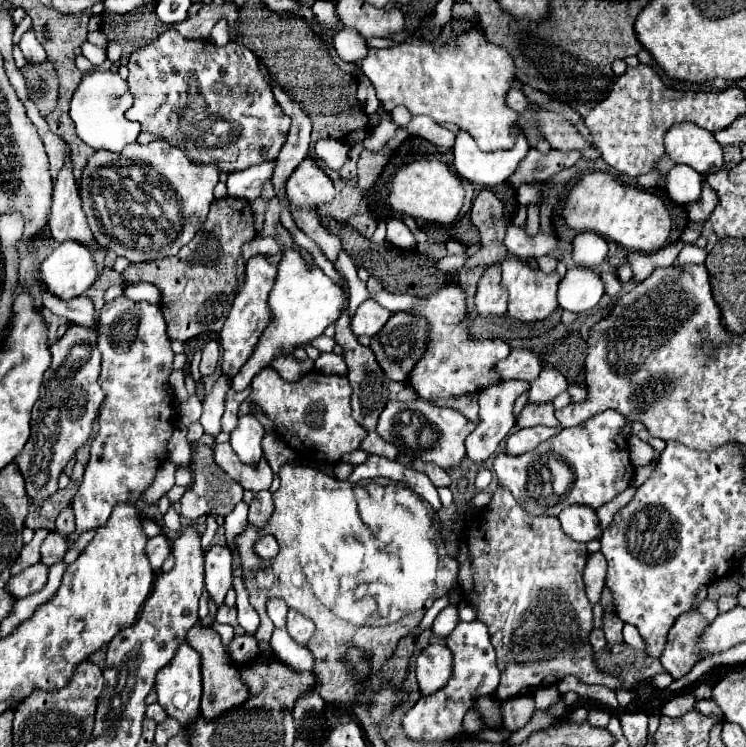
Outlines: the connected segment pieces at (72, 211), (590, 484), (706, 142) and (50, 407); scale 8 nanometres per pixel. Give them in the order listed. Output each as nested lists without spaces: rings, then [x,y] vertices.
[[[68,158],[64,162],[64,170],[58,174],[58,180],[54,186],[54,202],[52,202],[48,226],[50,226],[52,238],[58,244],[66,242],[66,240],[76,240],[76,242],[86,242],[86,246],[92,246],[92,248],[98,246],[92,238],[86,216],[82,212],[78,186],[74,182]]]
[[[604,410],[580,426],[560,430],[536,450],[518,458],[498,454],[494,458],[498,486],[510,490],[522,508],[526,508],[526,500],[532,494],[532,500],[538,500],[540,516],[556,516],[570,504],[600,508],[624,492],[634,476],[634,466],[626,452],[626,438],[620,434],[626,424],[628,420],[620,412]]]
[[[676,124],[670,130],[666,130],[664,134],[664,148],[666,148],[666,156],[670,160],[674,160],[676,164],[688,164],[692,166],[696,172],[700,174],[708,174],[714,170],[720,170],[724,164],[722,158],[722,146],[714,140],[714,134],[696,126],[696,124]]]
[[[70,324],[66,334],[52,344],[50,352],[52,366],[44,374],[40,398],[32,410],[32,434],[24,450],[14,458],[32,500],[44,500],[58,490],[58,476],[76,450],[88,442],[98,418],[98,406],[104,400],[104,392],[98,384],[102,356],[98,352],[94,330],[82,324]]]

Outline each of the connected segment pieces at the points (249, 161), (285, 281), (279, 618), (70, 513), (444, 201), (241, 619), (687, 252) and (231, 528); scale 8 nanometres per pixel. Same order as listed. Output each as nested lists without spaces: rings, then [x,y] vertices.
[[[168,30],[168,32],[162,32],[154,42],[138,48],[136,52],[132,52],[130,60],[128,60],[128,92],[134,96],[134,104],[132,108],[126,112],[126,118],[130,120],[138,120],[142,124],[142,132],[152,132],[160,138],[164,138],[166,142],[170,142],[172,146],[178,146],[186,152],[186,156],[194,162],[204,162],[204,164],[216,164],[222,172],[236,172],[236,170],[246,170],[258,162],[264,162],[264,160],[274,160],[280,152],[280,148],[284,146],[286,142],[286,134],[288,134],[288,128],[290,128],[290,118],[282,114],[282,108],[280,104],[276,102],[274,94],[272,94],[272,88],[270,88],[270,82],[262,76],[262,70],[260,70],[260,62],[258,58],[242,44],[238,42],[228,42],[226,46],[216,46],[212,40],[188,40],[188,38],[182,38],[178,34],[174,34],[174,30]]]
[[[276,224],[276,232],[282,242],[282,258],[278,262],[274,290],[270,292],[270,298],[268,298],[272,318],[270,318],[270,324],[266,326],[262,338],[258,340],[250,360],[232,378],[234,392],[242,392],[242,390],[250,388],[252,378],[260,370],[270,366],[278,356],[290,356],[300,346],[300,342],[304,342],[304,340],[310,342],[312,338],[318,338],[330,322],[338,320],[338,314],[344,308],[342,288],[330,276],[326,276],[320,266],[306,262],[306,258],[300,254],[300,248],[298,248],[294,236],[282,224]]]
[[[270,598],[266,608],[268,608],[268,616],[274,622],[274,626],[284,628],[286,626],[286,612],[288,612],[286,602],[282,598]]]
[[[68,506],[60,512],[58,520],[56,520],[56,530],[64,536],[70,536],[76,532],[76,522],[74,522],[74,510]]]
[[[418,160],[396,172],[388,202],[390,208],[400,212],[402,216],[410,216],[422,222],[452,224],[462,208],[462,200],[464,200],[462,180],[446,164],[438,160]]]
[[[234,556],[234,562],[232,562],[232,568],[234,568],[234,590],[238,594],[238,624],[248,632],[248,634],[254,634],[258,624],[260,624],[260,618],[258,618],[258,612],[250,606],[248,602],[248,594],[246,594],[246,588],[242,584],[242,578],[240,578],[240,560]]]
[[[686,244],[686,246],[680,250],[680,254],[678,254],[674,266],[692,266],[692,264],[702,264],[702,262],[706,260],[706,254],[708,254],[708,252],[706,252],[704,248],[698,248],[698,246],[690,246],[690,244]]]
[[[242,500],[242,502],[226,516],[224,530],[226,530],[226,544],[228,544],[228,548],[234,548],[234,538],[236,538],[236,534],[240,534],[240,532],[244,530],[246,520],[248,520],[248,504]]]

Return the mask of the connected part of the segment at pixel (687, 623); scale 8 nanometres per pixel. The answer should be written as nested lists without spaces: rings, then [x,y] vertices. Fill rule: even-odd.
[[[686,612],[670,628],[664,652],[660,654],[660,662],[664,670],[672,674],[672,678],[682,678],[688,672],[688,666],[698,662],[696,638],[706,626],[708,622],[698,612]]]

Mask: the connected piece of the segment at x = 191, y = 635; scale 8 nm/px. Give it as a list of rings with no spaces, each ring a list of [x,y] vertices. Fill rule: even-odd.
[[[200,620],[186,632],[186,642],[202,656],[202,714],[204,718],[214,718],[222,710],[230,710],[230,706],[238,706],[238,702],[244,702],[246,686],[238,682],[238,668],[228,662],[226,652],[222,650],[220,636],[214,628],[202,626]]]

